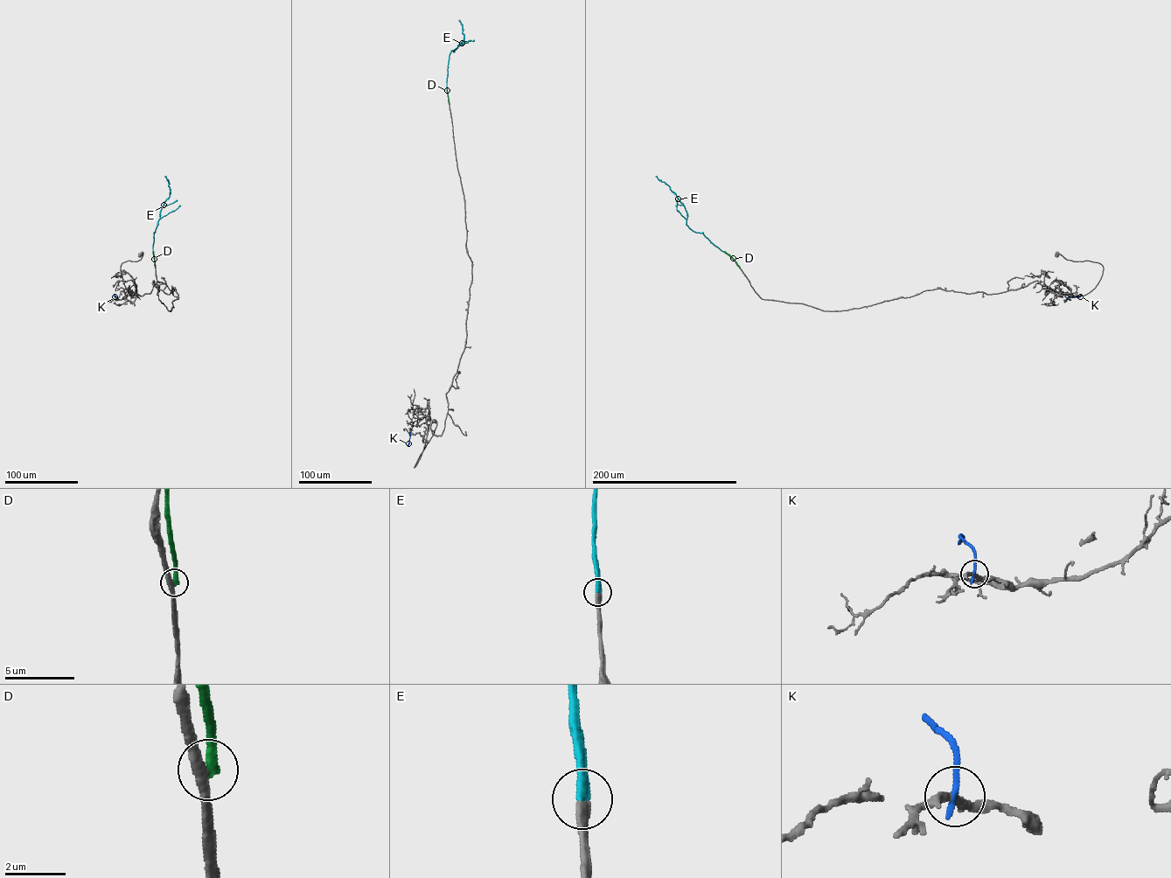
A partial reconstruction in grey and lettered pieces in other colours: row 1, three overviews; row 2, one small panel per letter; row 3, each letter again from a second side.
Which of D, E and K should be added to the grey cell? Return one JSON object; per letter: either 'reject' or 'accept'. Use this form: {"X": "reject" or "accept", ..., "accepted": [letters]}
{"D": "reject", "E": "accept", "K": "reject", "accepted": ["E"]}

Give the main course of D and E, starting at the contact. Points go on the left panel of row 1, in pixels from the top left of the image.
D: (155, 268), (153, 251)
E: (153, 252), (154, 233), (160, 211), (170, 196), (164, 176)

